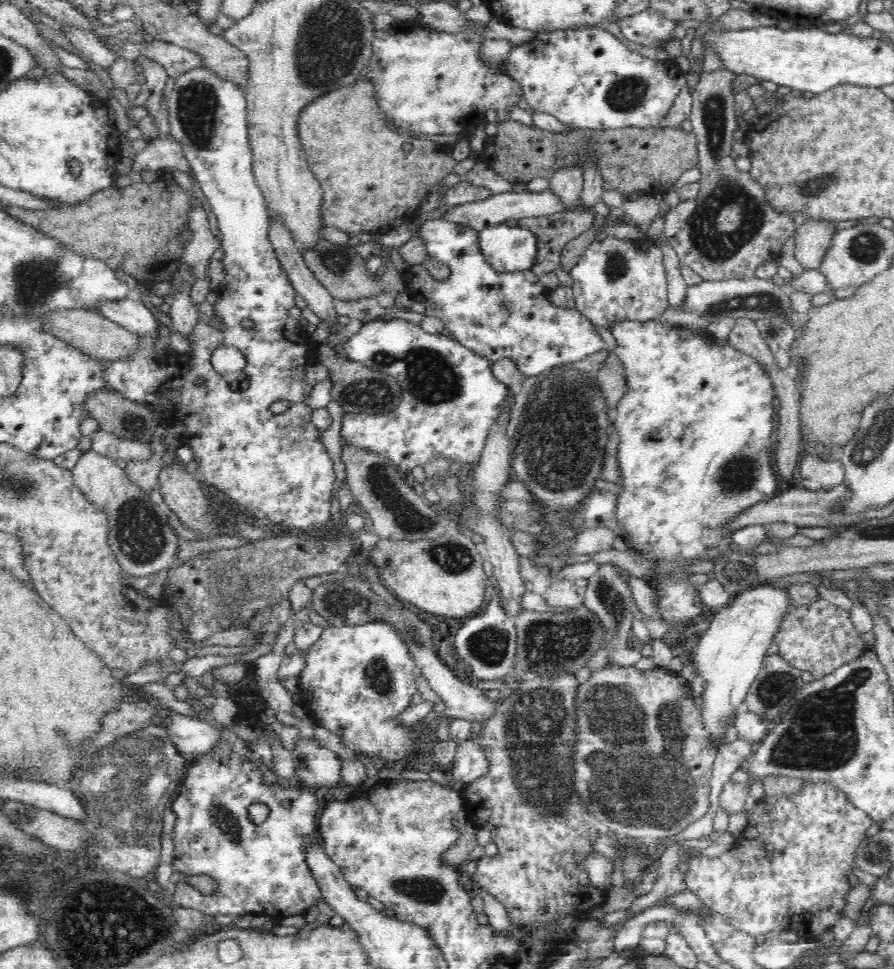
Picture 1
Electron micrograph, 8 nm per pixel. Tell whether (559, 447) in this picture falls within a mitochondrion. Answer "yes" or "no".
yes

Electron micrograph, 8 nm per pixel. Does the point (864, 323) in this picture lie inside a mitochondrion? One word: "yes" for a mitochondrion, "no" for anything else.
no

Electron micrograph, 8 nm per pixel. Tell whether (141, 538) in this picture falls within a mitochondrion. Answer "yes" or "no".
yes

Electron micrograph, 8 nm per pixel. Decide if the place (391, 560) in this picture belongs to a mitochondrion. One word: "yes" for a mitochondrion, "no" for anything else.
yes

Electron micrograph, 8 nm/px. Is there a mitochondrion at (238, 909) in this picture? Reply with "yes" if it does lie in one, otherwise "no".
no

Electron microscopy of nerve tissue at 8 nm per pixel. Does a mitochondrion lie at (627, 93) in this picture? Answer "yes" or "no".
yes

